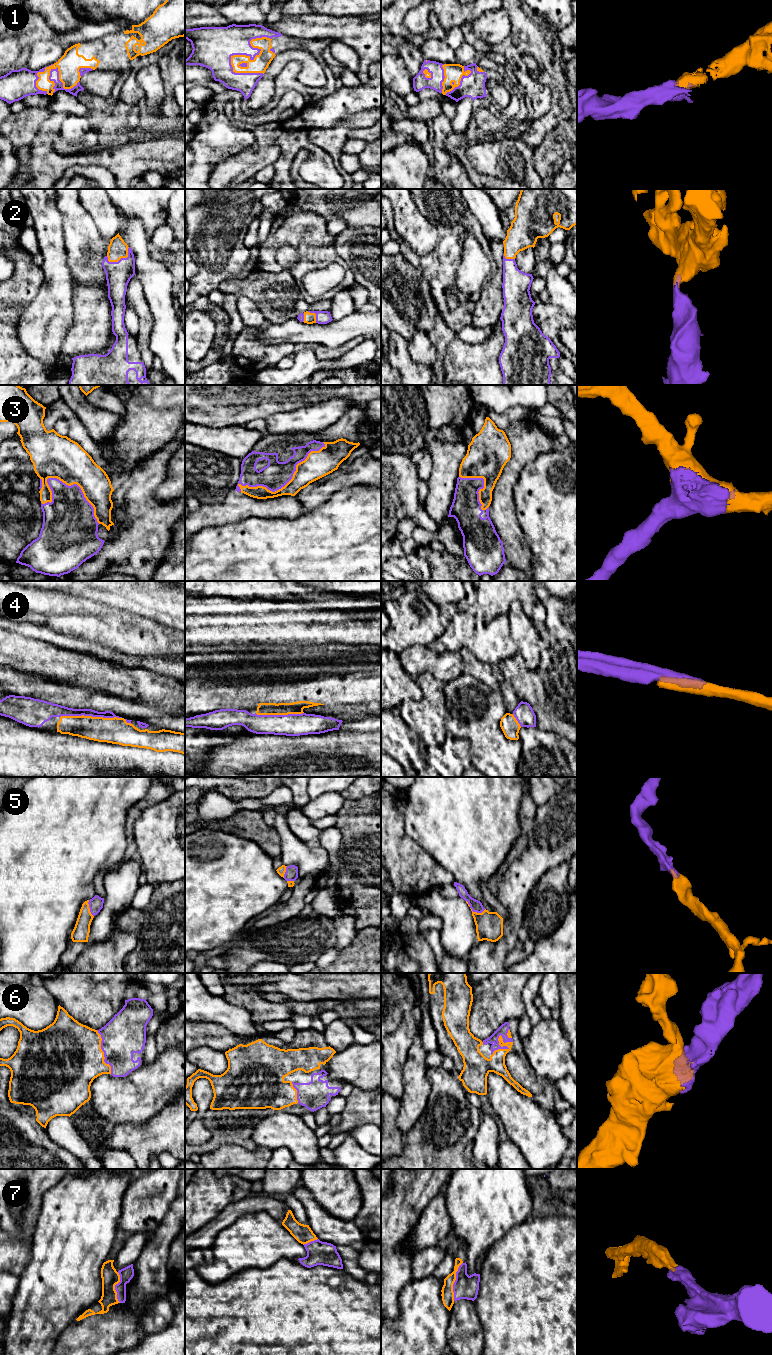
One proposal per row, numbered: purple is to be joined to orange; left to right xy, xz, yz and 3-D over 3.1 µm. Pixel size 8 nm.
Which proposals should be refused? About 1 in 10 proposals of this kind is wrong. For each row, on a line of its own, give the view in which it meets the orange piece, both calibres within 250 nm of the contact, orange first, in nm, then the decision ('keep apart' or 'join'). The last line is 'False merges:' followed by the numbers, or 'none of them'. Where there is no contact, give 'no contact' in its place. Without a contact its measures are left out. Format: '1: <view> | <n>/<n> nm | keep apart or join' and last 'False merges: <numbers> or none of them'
1: xz | 130/240 nm | join
2: xy | 160/200 nm | join
3: xz | 190/220 nm | join
4: xy | 220/80 nm | join
5: yz | 220/90 nm | join
6: yz | 180/80 nm | join
7: yz | 100/190 nm | join
False merges: none of them

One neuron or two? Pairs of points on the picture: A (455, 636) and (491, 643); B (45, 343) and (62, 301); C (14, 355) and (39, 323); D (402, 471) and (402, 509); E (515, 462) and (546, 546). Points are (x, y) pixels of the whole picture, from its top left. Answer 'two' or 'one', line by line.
A: one
B: one
C: two
D: one
E: two

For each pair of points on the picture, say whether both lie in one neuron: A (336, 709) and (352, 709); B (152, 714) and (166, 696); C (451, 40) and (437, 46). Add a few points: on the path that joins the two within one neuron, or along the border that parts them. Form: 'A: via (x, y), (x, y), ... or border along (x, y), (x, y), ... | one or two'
A: via (340, 709), (348, 709) | one
B: border along (135, 700), (155, 705), (163, 711), (174, 715) | two
C: border along (443, 39), (454, 50) | two

